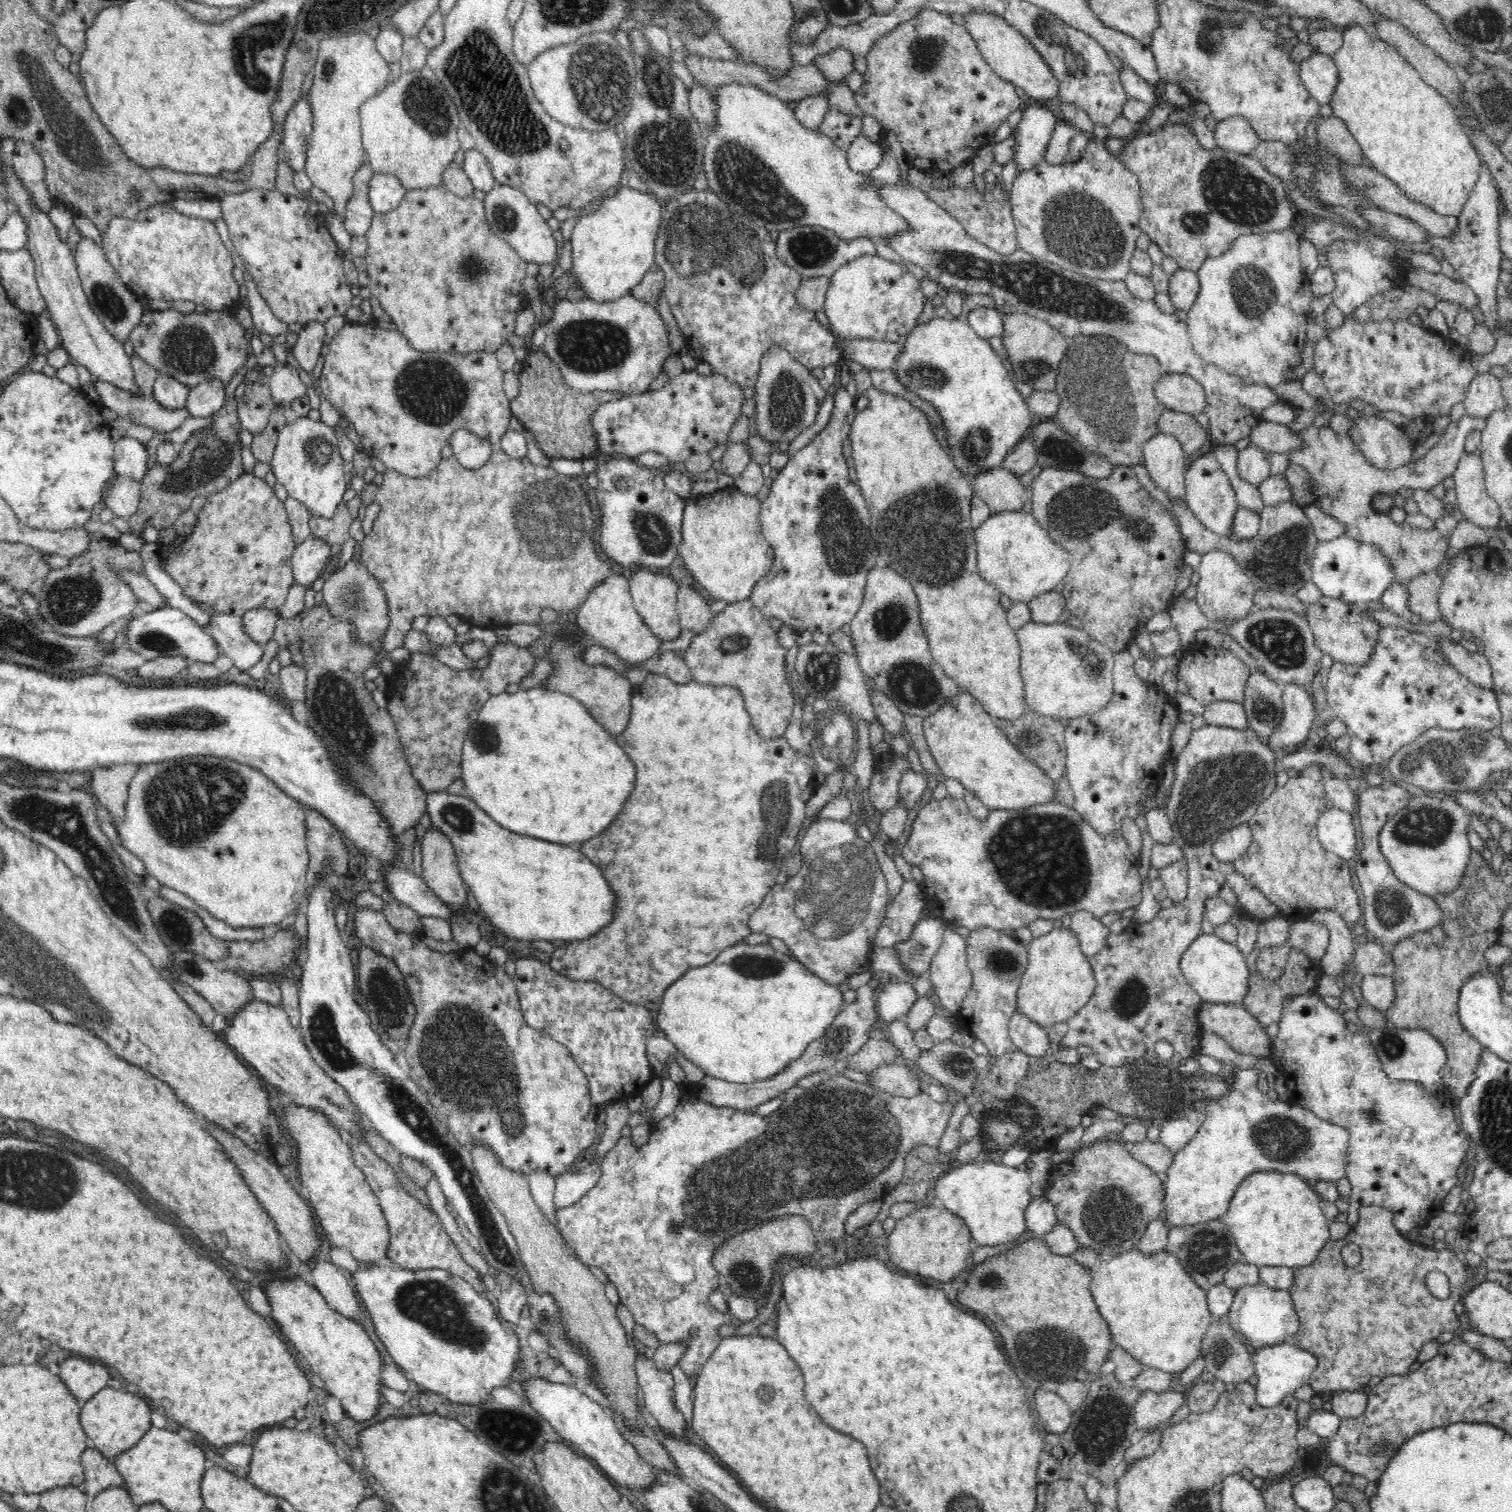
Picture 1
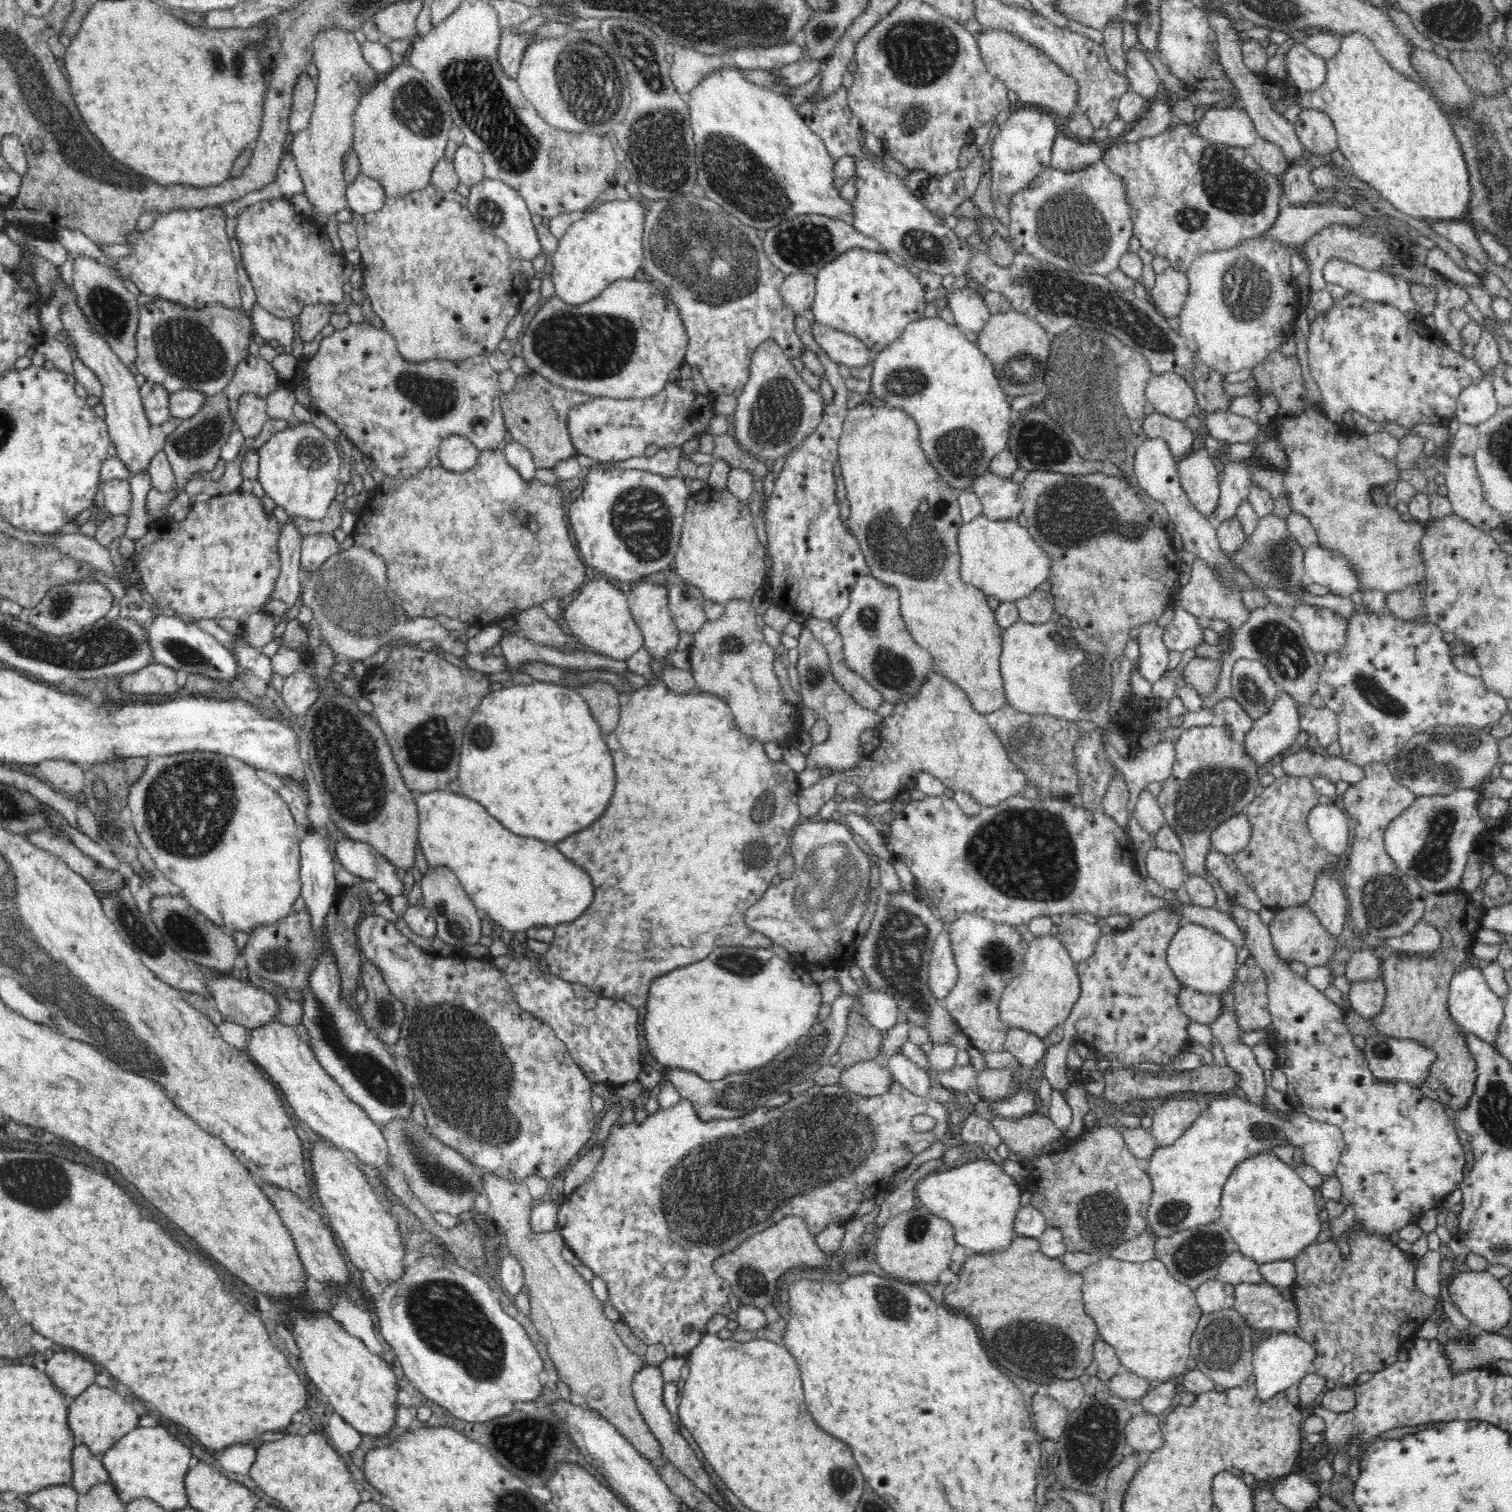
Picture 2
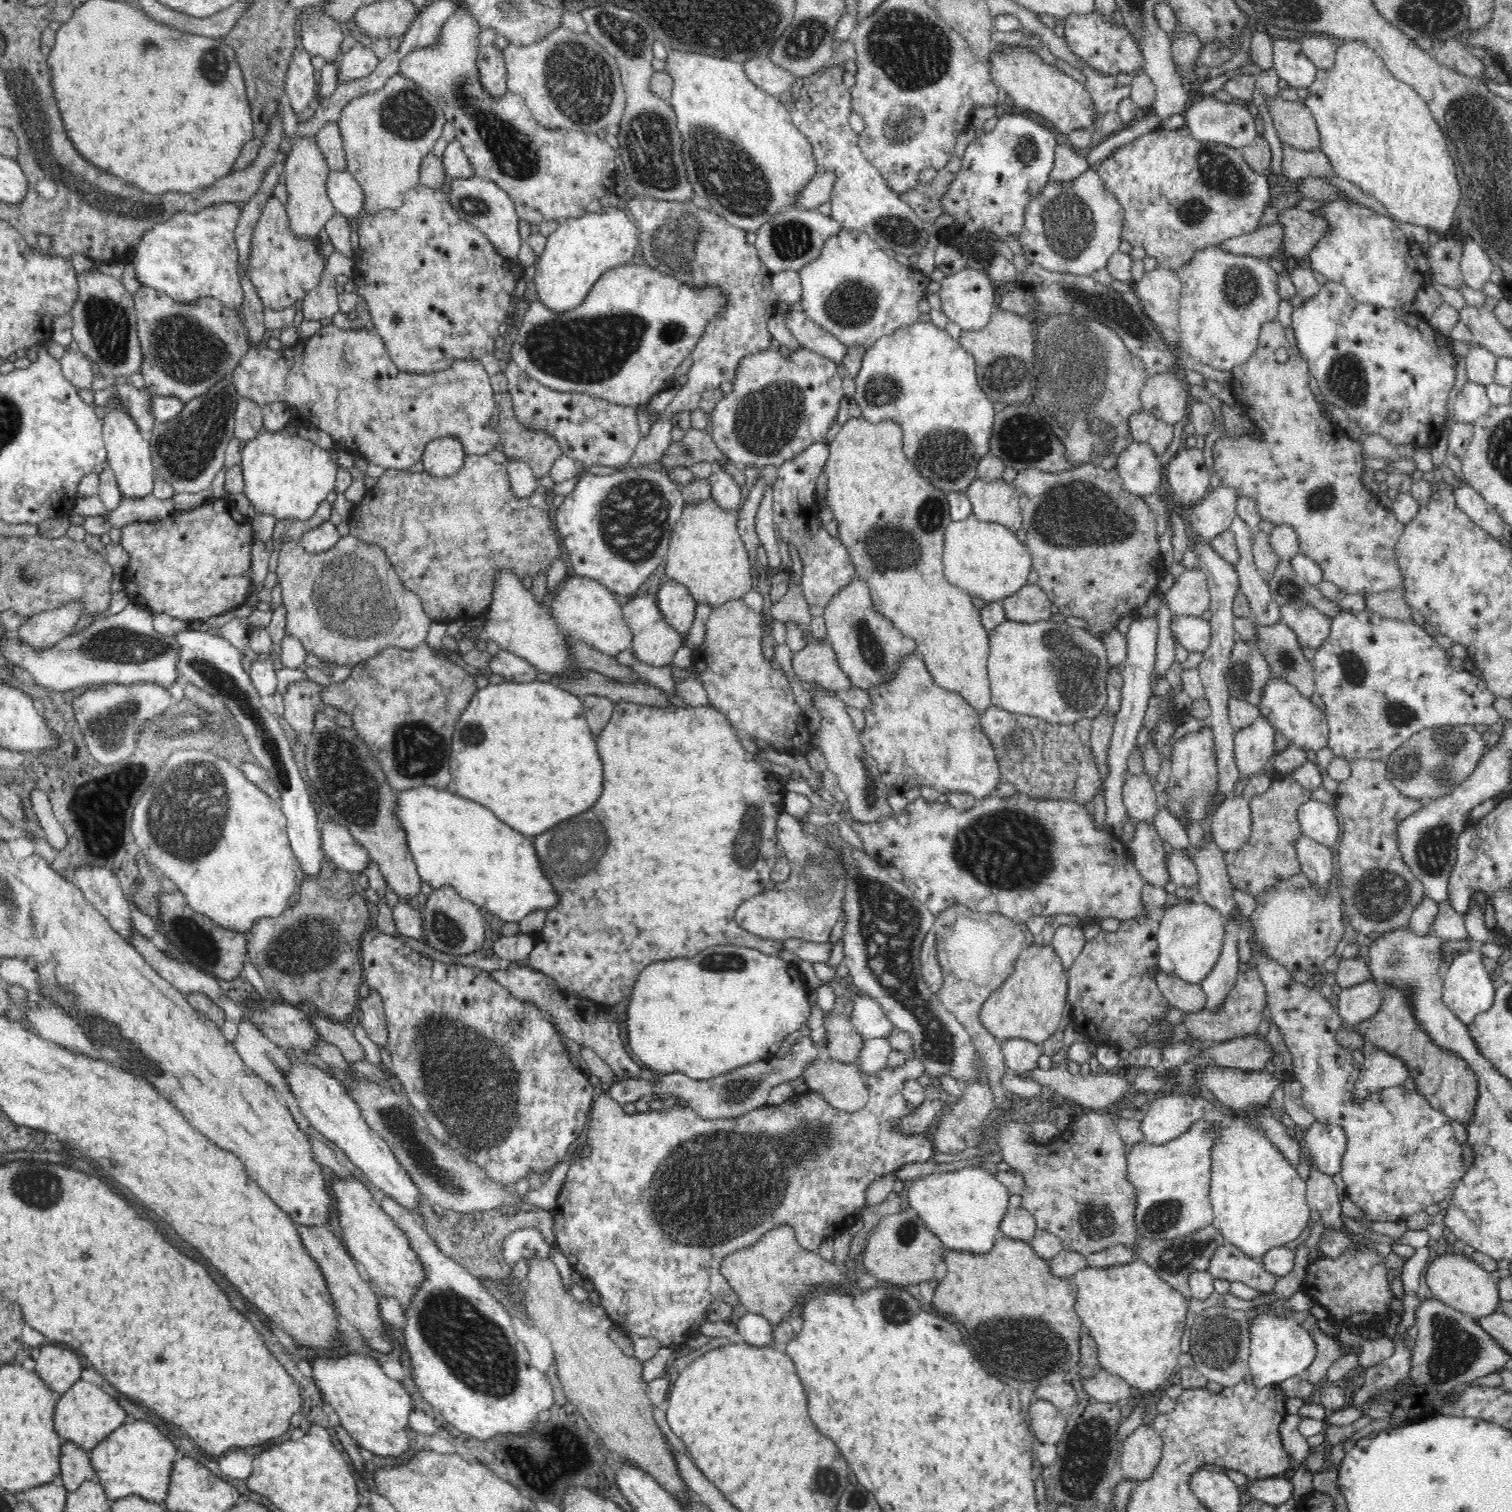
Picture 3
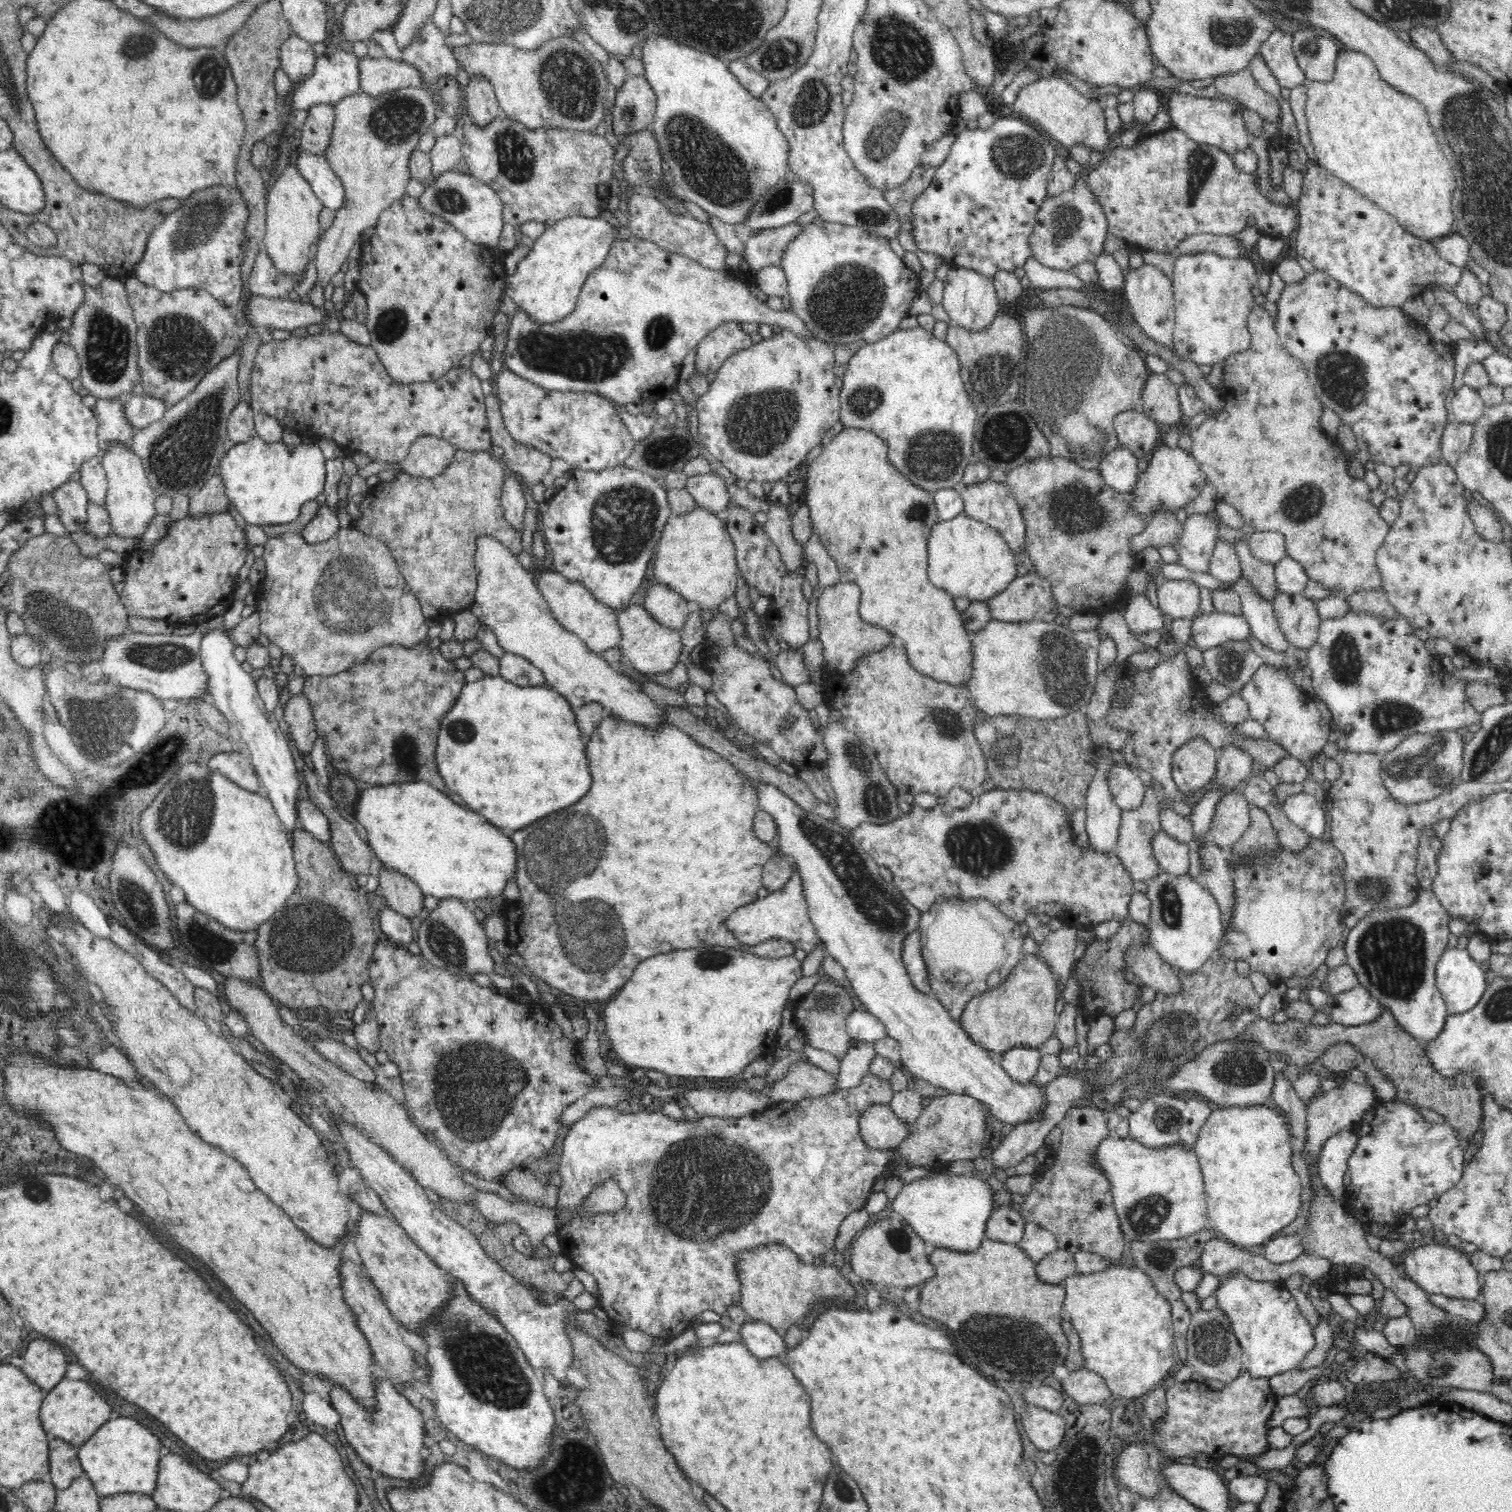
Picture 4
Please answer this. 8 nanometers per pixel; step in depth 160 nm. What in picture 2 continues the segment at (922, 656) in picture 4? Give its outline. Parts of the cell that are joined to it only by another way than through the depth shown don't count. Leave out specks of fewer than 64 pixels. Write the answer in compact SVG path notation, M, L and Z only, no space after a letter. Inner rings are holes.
M866 402L866 404L858 404L847 412L838 451L840 452L841 475L844 479L844 486L848 490L848 502L850 502L850 518L847 518L848 531L852 531L852 535L856 536L856 542L860 543L861 552L868 564L869 574L874 576L874 579L880 580L880 583L884 583L886 587L896 587L896 591L900 593L900 614L906 623L906 628L921 648L930 652L935 662L935 670L966 692L976 712L986 715L988 712L996 712L1000 708L1009 706L1004 694L1004 679L1000 675L1001 633L1003 630L995 619L995 611L988 606L987 594L960 580L961 557L956 540L956 532L964 523L960 514L960 504L956 498L946 498L948 496L946 490L953 488L946 484L940 475L936 474L936 469L926 459L925 452L922 452L921 449L920 436L918 436L916 426L916 422L900 408L874 407L874 404Z

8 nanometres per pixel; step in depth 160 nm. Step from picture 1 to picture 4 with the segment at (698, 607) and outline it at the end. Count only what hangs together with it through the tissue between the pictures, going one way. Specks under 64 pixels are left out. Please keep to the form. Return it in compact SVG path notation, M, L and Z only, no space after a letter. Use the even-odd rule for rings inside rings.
M655 582L645 594L643 607L657 623L679 631L687 621L692 605L668 585Z

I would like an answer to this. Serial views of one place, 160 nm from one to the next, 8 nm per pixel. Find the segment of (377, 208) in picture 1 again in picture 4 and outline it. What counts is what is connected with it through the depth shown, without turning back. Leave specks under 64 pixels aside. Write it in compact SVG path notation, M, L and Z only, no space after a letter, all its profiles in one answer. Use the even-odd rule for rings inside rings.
M300 151L293 166L296 166L304 180L308 181L308 186L312 187L313 194L320 199L322 205L333 211L344 206L344 185L332 171L325 156Z

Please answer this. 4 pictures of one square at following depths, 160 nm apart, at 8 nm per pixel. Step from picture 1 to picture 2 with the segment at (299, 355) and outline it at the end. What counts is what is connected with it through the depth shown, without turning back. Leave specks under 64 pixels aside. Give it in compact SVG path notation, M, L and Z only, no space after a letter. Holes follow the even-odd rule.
M344 294L344 302L340 304L306 304L298 315L298 335L303 342L312 342L318 332L329 324L332 312L346 312L349 304L352 303L351 294Z

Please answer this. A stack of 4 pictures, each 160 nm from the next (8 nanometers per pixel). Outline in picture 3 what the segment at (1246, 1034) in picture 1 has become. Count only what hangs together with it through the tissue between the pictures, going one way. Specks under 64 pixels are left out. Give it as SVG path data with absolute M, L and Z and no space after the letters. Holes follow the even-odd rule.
M1157 972L1158 989L1171 1006L1184 1012L1198 1012L1206 1006L1206 993L1200 984L1190 984L1175 975Z

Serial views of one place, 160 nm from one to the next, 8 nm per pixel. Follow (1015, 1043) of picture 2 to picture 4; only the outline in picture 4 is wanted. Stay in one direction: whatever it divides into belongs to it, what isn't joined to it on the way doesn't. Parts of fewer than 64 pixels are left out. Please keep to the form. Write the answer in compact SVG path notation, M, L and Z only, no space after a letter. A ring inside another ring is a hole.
M1018 1047L1006 1051L998 1060L1012 1080L1028 1084L1036 1076L1042 1055L1038 1049Z

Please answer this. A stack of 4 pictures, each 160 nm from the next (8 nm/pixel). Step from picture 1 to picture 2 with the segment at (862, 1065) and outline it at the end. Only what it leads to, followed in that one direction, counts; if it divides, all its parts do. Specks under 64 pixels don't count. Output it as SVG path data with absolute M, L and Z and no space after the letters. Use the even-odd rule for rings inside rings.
M852 1008L848 1014L847 1036L838 1050L839 1069L851 1067L854 1063L877 1060L884 1040L884 1033L870 1025L857 1009Z

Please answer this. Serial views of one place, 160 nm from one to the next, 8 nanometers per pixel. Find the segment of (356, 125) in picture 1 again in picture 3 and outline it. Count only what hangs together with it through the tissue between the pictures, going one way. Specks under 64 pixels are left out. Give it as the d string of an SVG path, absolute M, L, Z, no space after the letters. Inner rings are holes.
M323 6L298 10L297 23L300 42L313 58L322 57L325 62L340 65L344 34L340 23L324 13ZM314 134L309 137L300 137L291 144L291 149L286 154L284 162L286 178L285 187L289 197L287 205L284 204L286 216L289 219L288 230L300 238L317 237L321 228L325 228L330 218L336 214L334 203L328 198L325 190L325 177L331 168L328 166L324 155L320 154L320 147L316 147Z

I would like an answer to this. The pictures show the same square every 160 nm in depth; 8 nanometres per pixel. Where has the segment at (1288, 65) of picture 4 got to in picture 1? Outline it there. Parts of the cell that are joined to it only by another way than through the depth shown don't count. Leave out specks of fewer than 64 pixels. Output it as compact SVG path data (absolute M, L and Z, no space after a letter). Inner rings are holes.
M1316 52L1300 62L1300 79L1320 106L1330 104L1339 84L1339 70L1330 55Z

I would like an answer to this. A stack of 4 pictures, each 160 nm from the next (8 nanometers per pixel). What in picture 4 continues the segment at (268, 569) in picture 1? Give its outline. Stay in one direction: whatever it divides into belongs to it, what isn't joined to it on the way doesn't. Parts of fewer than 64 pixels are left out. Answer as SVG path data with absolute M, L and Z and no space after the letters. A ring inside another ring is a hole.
M229 512L174 521L166 536L147 549L139 546L124 559L121 603L130 616L161 618L170 625L205 623L229 607L228 598L235 592L234 582L250 550Z

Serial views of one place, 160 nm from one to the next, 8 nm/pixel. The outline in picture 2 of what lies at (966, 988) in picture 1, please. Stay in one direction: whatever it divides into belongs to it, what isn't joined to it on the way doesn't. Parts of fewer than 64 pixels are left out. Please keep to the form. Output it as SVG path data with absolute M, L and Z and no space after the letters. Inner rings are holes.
M944 930L932 946L928 984L936 998L942 1000L948 996L957 980L958 971L952 956L949 932Z

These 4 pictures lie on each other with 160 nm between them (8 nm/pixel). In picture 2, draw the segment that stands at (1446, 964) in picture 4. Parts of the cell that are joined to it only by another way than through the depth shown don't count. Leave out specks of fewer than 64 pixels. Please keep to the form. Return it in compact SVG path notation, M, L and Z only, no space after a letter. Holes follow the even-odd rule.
M1473 965L1468 969L1458 970L1451 979L1448 996L1448 1012L1459 1026L1466 1031L1493 1045L1497 1040L1497 1029L1504 1020L1504 1000L1488 987L1481 970Z

